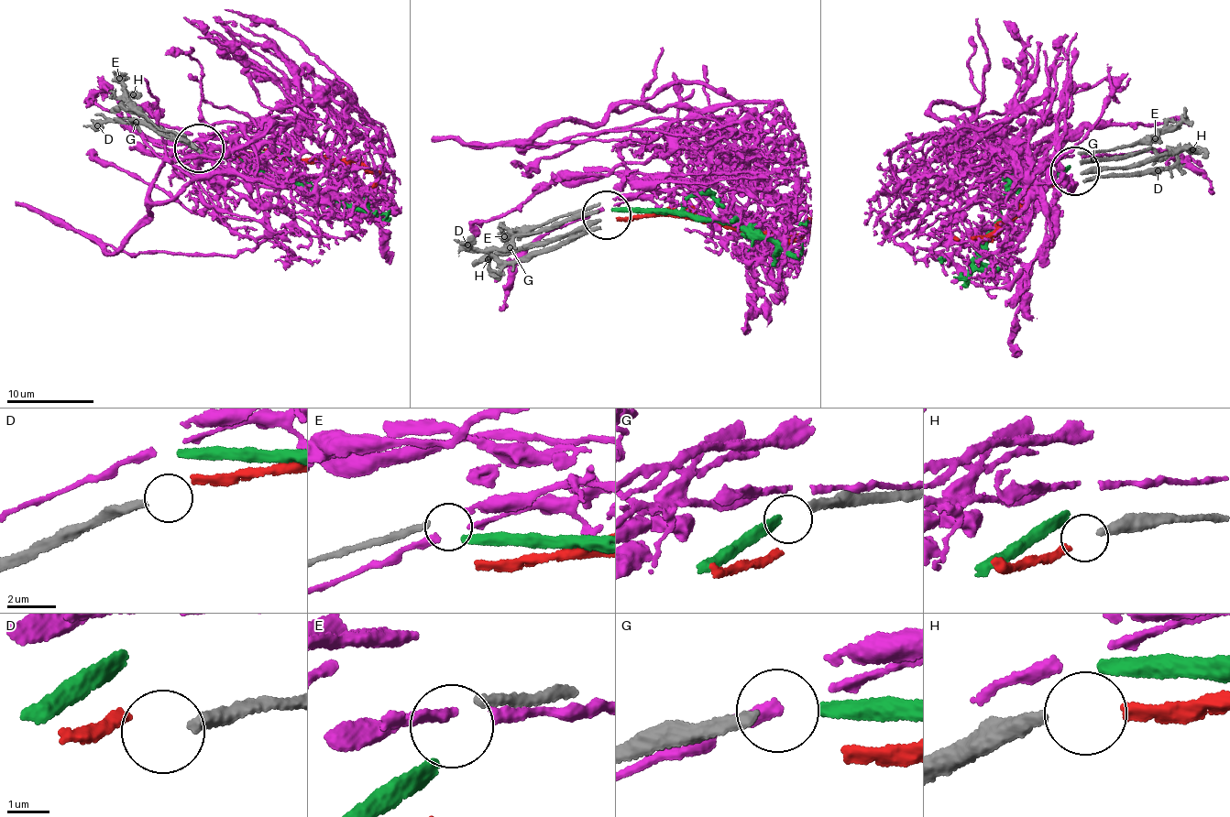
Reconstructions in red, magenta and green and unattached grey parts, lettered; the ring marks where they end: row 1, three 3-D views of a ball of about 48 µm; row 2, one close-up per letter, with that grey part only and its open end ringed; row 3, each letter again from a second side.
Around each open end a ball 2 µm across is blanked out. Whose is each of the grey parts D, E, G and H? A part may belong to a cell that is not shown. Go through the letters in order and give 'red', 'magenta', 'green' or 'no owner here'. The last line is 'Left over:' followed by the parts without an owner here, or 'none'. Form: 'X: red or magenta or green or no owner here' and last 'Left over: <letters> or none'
D: no owner here
E: magenta
G: green
H: red
Left over: D

